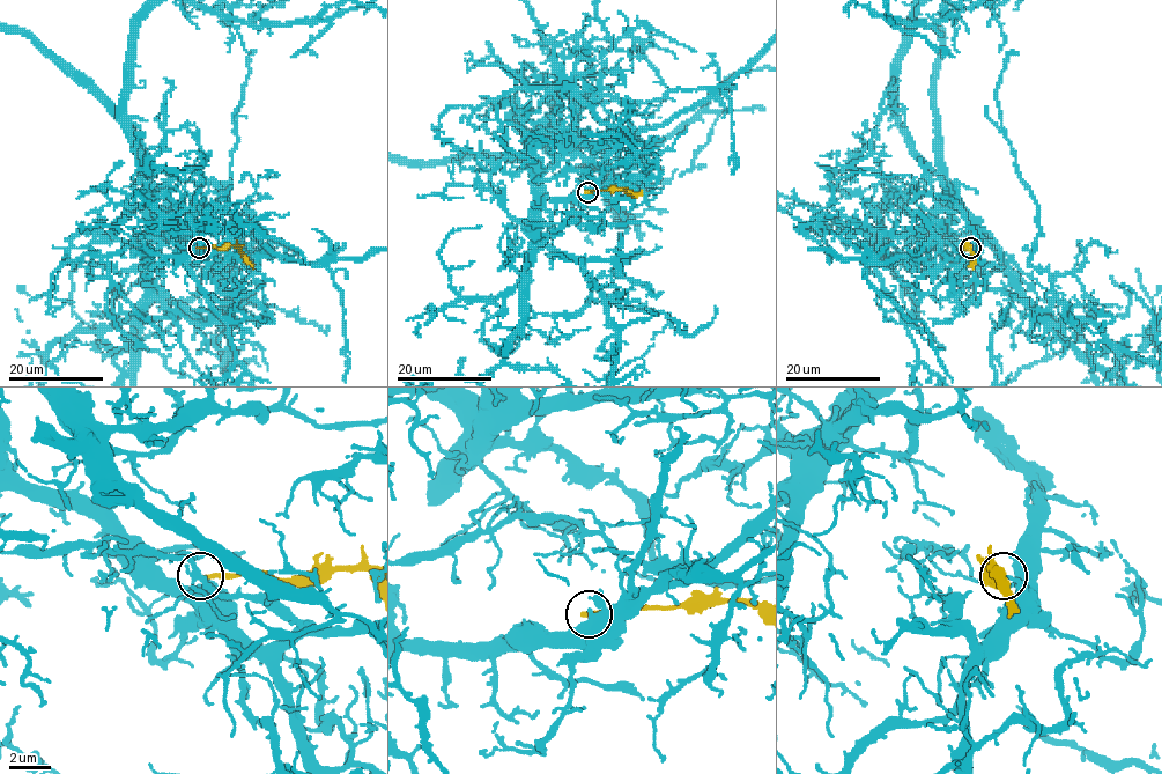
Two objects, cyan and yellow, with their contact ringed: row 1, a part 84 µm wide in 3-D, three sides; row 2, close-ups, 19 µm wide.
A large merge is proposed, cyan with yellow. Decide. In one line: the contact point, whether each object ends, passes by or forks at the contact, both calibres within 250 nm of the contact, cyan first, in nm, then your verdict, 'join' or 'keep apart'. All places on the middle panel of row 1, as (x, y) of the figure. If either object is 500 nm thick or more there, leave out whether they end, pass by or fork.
place (587, 192); cyan ends; yellow ends; calibres 200 and 240 nm; keep apart

